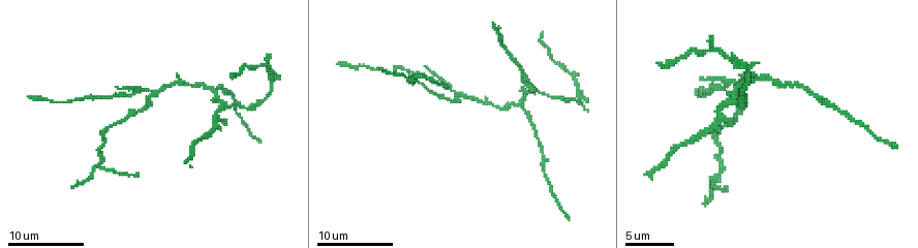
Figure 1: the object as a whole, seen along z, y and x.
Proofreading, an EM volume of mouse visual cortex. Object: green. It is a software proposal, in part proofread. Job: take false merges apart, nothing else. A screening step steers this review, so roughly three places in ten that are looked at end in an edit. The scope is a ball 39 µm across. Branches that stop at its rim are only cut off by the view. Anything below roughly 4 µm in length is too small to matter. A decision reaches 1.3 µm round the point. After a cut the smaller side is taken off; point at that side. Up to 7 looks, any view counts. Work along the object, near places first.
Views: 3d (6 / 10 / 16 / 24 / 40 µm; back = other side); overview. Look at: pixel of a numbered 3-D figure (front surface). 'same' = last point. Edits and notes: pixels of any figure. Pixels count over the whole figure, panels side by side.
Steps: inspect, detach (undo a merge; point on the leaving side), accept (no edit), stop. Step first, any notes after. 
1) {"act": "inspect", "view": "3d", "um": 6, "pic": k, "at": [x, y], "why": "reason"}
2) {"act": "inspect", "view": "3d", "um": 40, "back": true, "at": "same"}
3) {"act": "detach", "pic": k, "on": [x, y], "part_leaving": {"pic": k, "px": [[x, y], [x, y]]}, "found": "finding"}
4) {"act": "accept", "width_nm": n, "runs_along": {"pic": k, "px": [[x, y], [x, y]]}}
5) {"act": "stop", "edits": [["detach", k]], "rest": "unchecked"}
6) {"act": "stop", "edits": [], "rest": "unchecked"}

{"act": "inspect", "view": "3d", "um": 6, "pic": 1, "at": [99, 167], "why": "two arms in line, one across"}

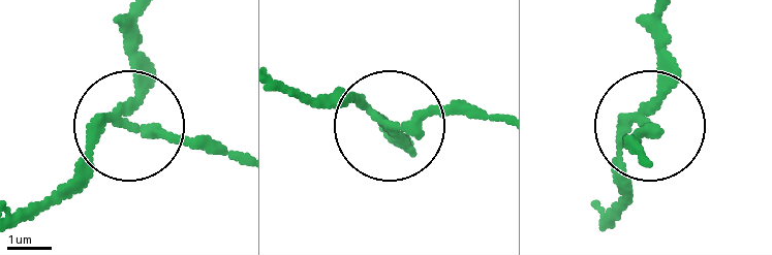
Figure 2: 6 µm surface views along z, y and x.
{"act": "accept", "width_nm": 190, "found": "continuous, no second cell"}

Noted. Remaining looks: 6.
{"act": "inspect", "view": "3d", "um": 10, "pic": 1, "at": [729, 105], "why": "two arms in line, one across"}

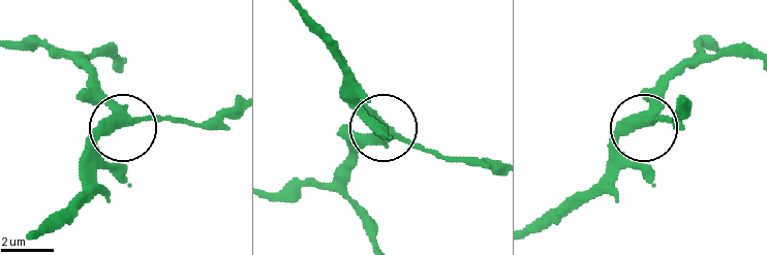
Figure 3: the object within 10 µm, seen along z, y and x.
{"act": "accept", "arms": 3, "runs_along": {"pic": 3, "px": [[30, 43], [74, 57], [117, 117], [83, 161]]}, "found": "continuous, no second cell"}

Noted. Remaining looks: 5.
{"act": "inspect", "view": "3d", "um": 10, "pic": 1, "at": [493, 104], "why": "narrows sharply"}

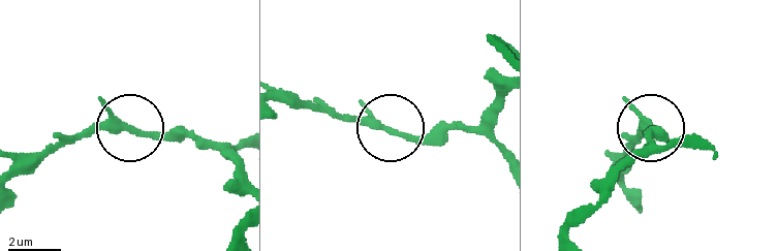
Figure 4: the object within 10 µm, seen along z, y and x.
{"act": "accept", "runs_along": {"pic": 4, "px": [[433, 138], [408, 138], [331, 115]]}, "found": "continuous, no second cell"}

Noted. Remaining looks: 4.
{"act": "stop", "edits": [], "rest": "unchecked"}

